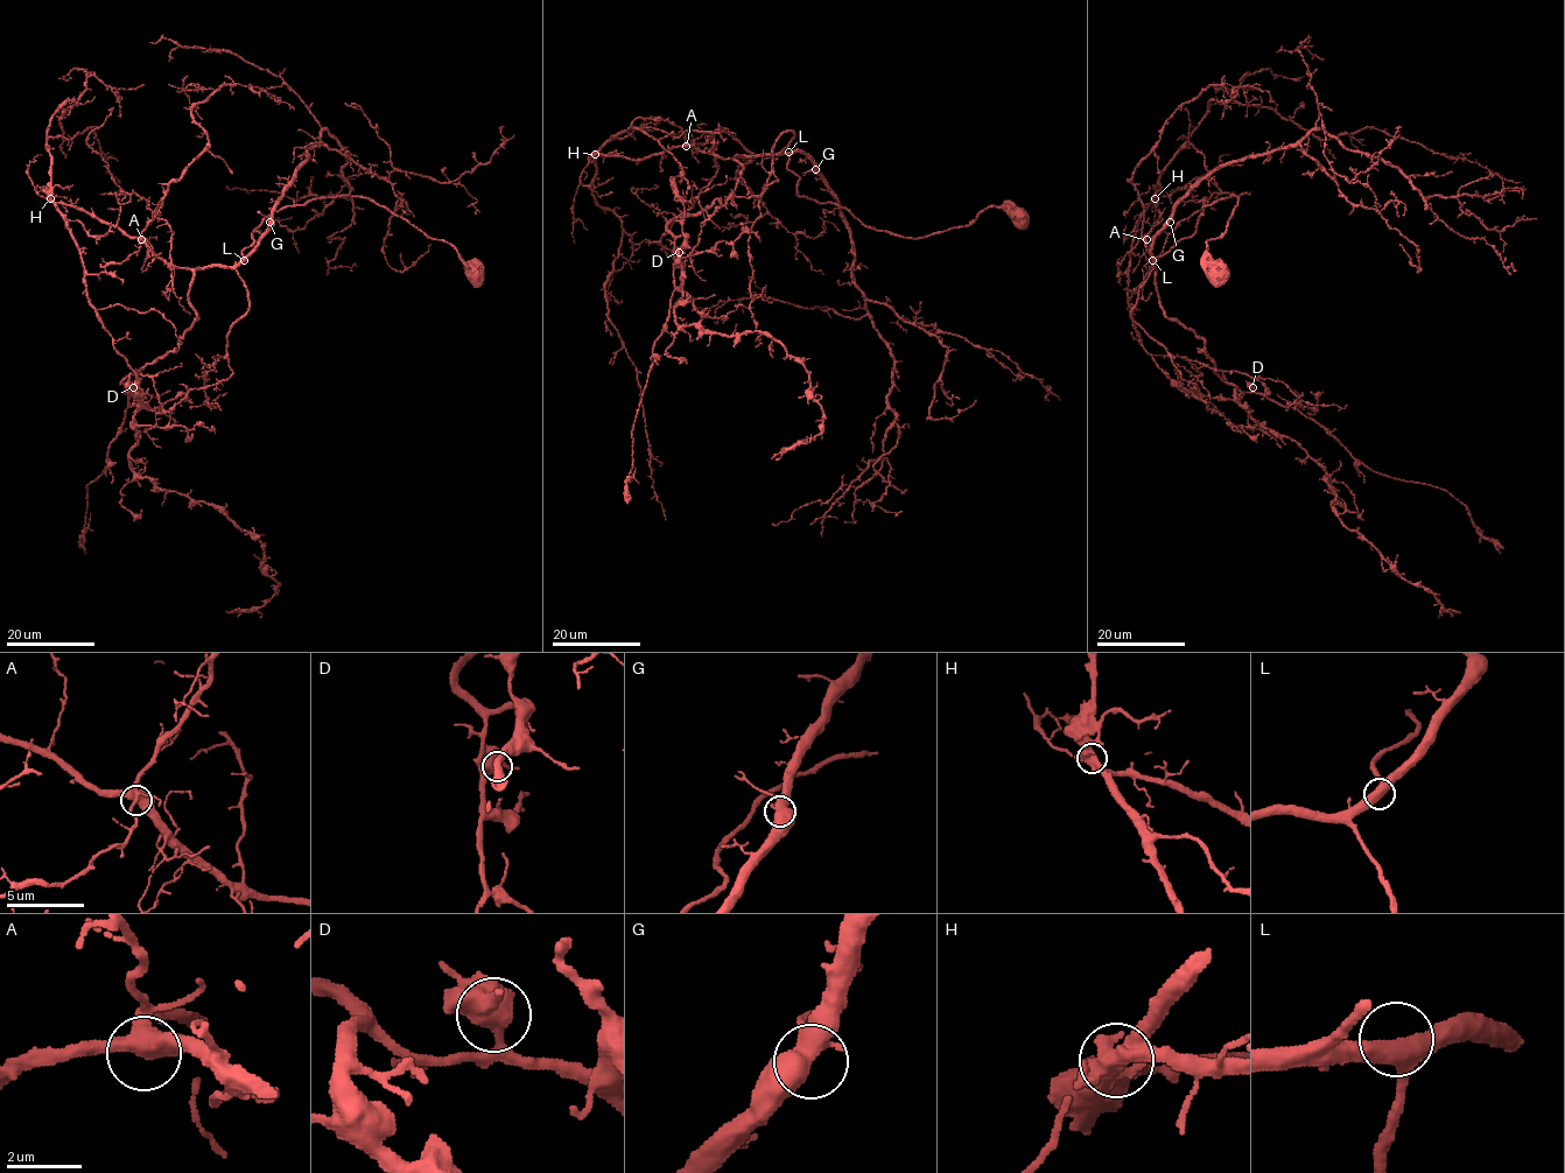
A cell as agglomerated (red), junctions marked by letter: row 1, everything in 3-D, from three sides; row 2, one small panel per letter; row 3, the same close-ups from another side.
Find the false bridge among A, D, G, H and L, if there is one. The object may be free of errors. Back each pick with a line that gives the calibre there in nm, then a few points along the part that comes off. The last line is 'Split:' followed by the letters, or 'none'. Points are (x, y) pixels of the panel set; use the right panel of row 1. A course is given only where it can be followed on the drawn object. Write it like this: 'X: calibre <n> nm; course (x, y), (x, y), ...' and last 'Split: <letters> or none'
H: calibre 460 nm; course (1155, 198), (1135, 236), (1128, 304), (1141, 345), (1190, 398)
Split: H

